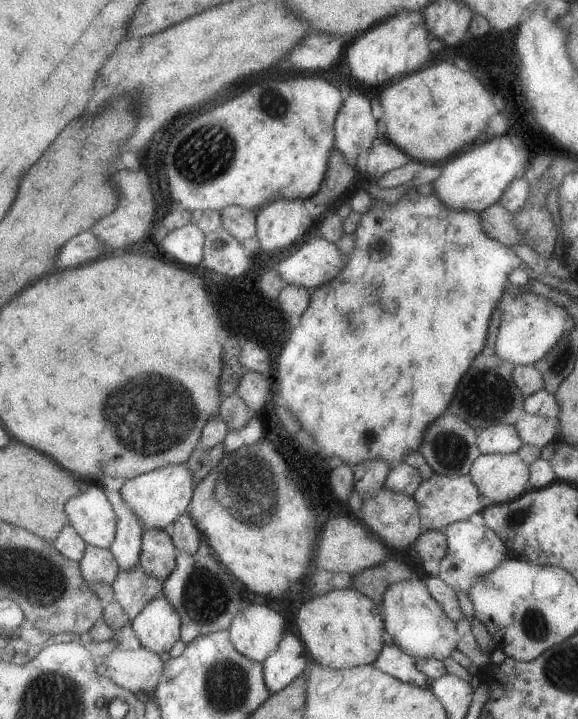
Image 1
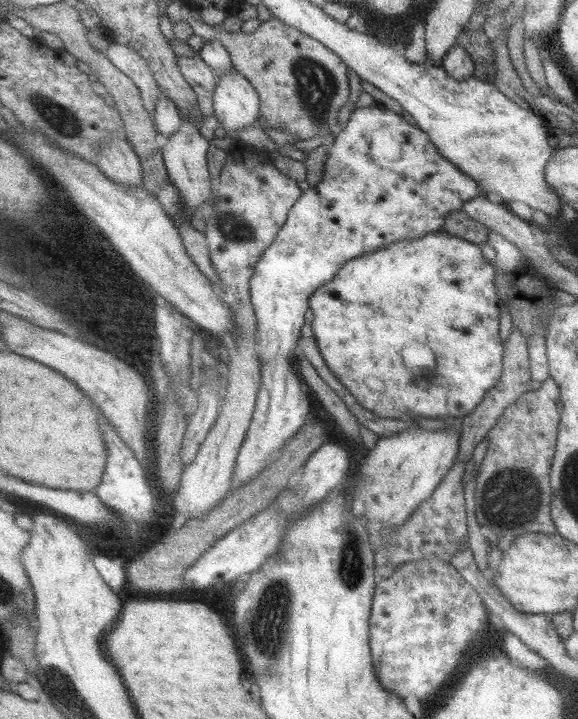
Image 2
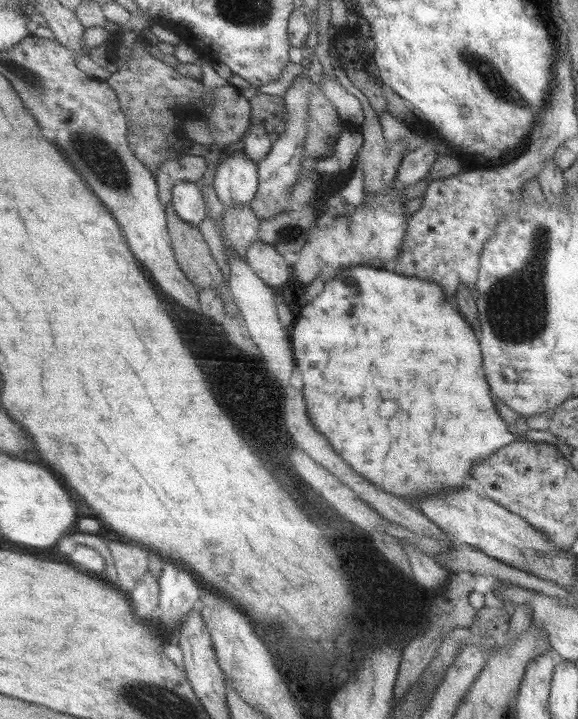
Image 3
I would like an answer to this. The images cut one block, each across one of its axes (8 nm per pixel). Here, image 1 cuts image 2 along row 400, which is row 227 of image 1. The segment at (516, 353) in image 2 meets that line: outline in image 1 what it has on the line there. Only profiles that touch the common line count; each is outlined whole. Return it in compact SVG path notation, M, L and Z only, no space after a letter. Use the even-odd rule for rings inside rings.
M495 202L485 211L478 212L482 231L493 240L506 246L512 244L524 244L522 235L513 226L512 214Z

